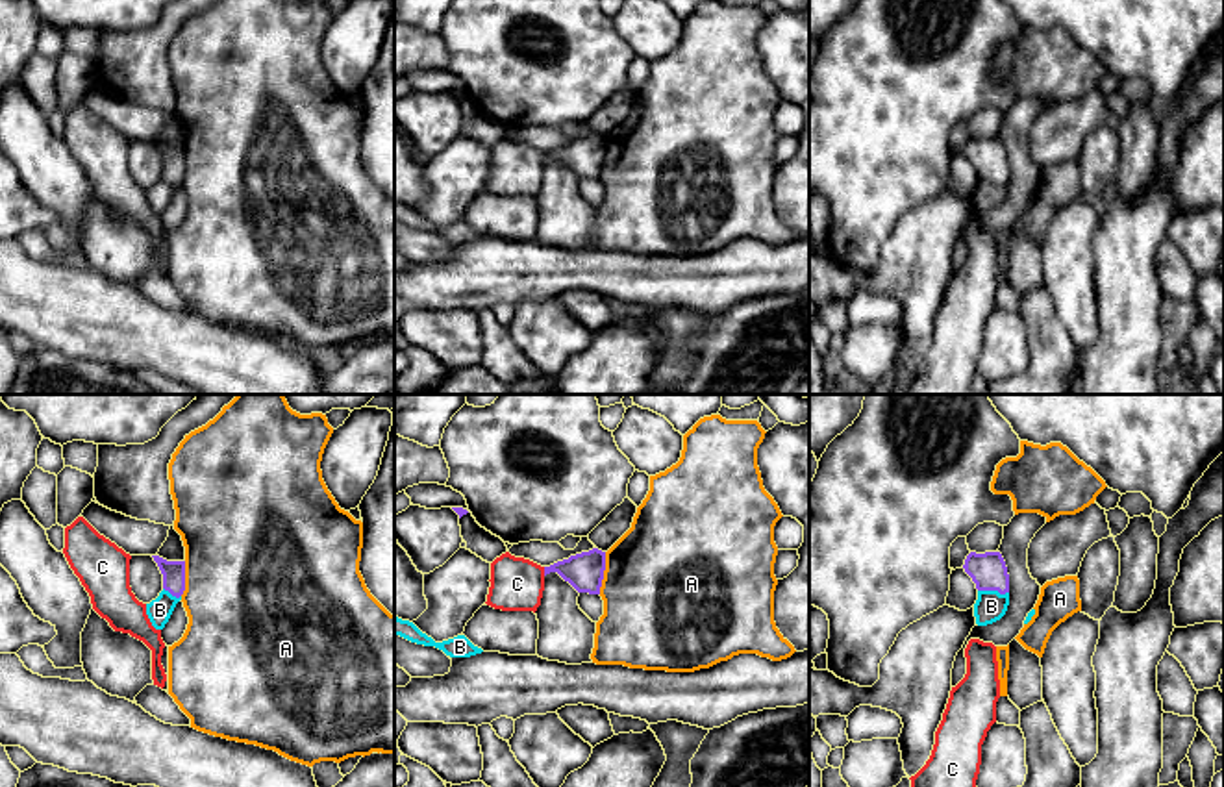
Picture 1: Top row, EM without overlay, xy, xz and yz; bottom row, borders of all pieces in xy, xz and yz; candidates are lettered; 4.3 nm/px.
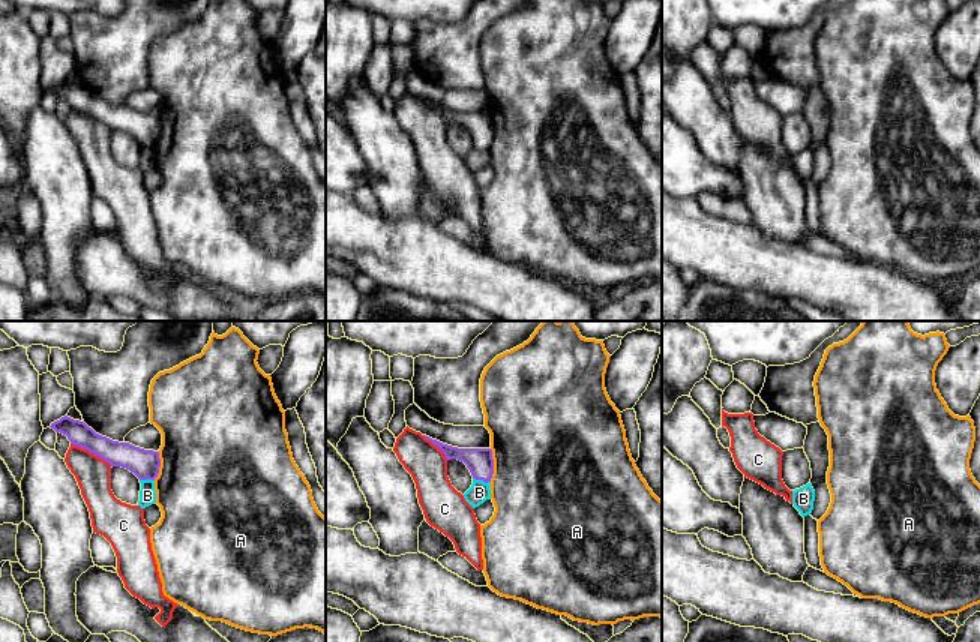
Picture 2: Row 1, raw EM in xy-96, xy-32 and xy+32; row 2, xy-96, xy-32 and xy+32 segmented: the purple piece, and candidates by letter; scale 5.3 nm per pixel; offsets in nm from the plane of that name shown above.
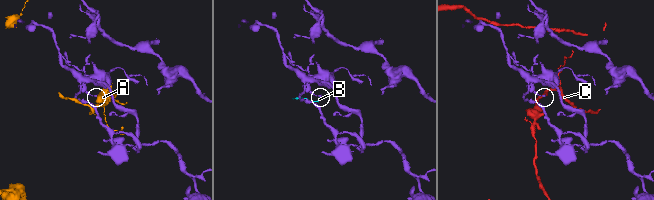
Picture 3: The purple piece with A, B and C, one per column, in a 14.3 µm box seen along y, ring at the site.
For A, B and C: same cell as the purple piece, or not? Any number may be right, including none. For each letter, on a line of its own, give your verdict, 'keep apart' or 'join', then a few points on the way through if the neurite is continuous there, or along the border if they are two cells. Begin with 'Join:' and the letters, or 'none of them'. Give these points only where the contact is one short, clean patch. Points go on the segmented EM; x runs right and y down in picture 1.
Join: none of them
A: keep apart | along xz (606, 552), (606, 569), (599, 593)
B: keep apart | along yz (978, 589), (1008, 593)
C: keep apart

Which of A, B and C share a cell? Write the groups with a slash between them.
A / B / C

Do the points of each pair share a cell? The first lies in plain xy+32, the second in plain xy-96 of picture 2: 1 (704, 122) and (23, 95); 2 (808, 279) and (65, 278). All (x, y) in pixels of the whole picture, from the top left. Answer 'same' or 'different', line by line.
1: different
2: different

